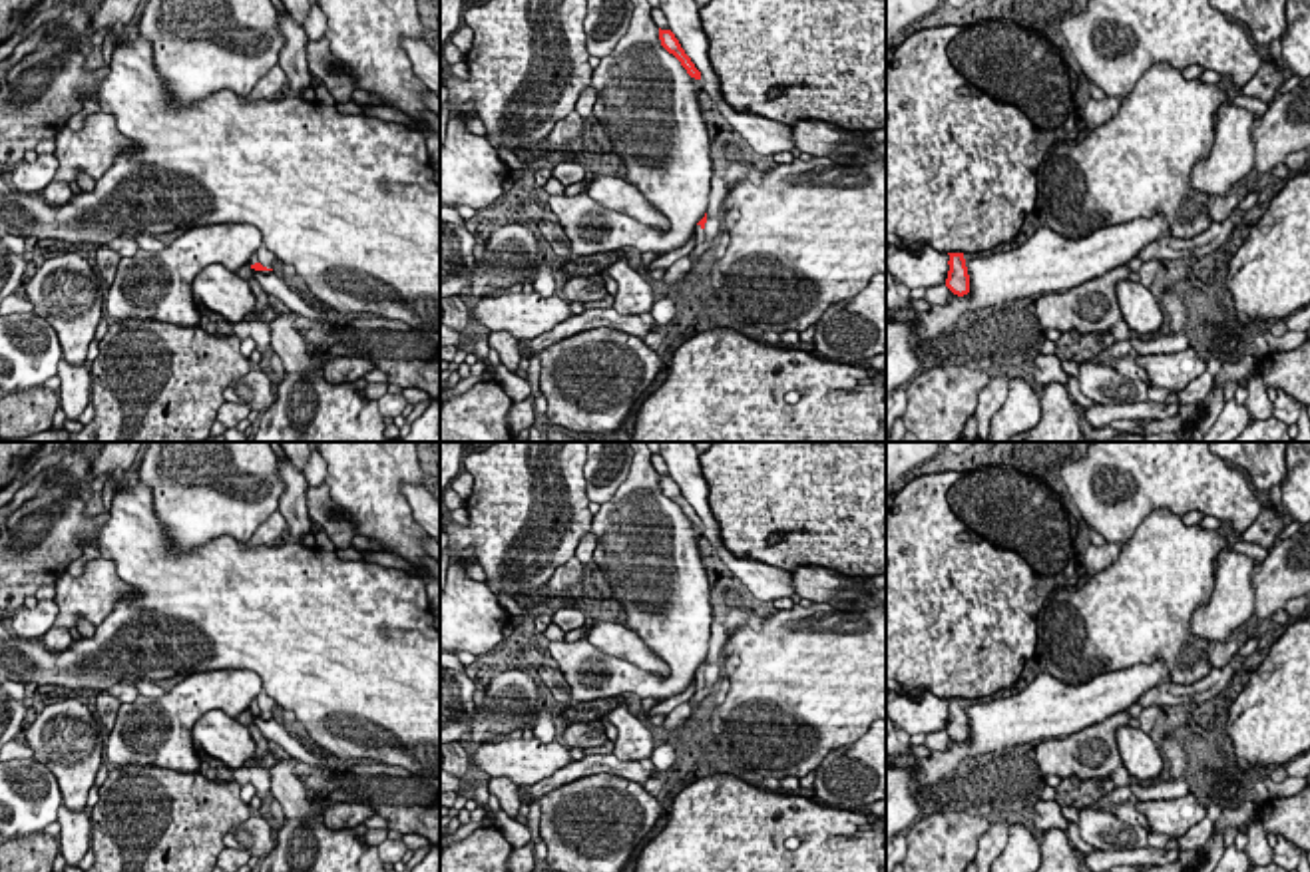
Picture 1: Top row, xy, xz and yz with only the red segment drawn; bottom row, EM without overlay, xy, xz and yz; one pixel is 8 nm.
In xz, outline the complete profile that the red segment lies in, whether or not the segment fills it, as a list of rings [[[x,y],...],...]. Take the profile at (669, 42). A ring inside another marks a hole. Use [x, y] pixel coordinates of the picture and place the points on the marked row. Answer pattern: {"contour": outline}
{"contour": [[[659,28],[659,40],[661,40],[661,46],[681,62],[681,66],[687,70],[691,78],[701,80],[701,72],[695,68],[695,64],[685,54],[685,50],[681,48],[679,40],[671,30]]]}

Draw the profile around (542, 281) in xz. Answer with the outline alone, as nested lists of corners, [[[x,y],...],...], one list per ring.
[[[544,253],[544,259],[532,279],[534,291],[544,297],[551,297],[555,293],[555,281],[551,275],[553,265],[553,257],[549,253]]]

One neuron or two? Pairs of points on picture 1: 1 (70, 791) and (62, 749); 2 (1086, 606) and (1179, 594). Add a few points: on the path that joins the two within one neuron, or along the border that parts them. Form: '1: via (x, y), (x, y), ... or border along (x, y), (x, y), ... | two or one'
1: via (70, 781), (70, 759) | one
2: via (1109, 606), (1139, 606), (1155, 594) | one

